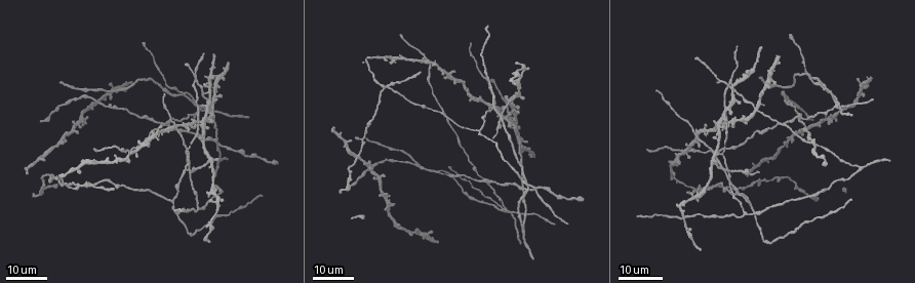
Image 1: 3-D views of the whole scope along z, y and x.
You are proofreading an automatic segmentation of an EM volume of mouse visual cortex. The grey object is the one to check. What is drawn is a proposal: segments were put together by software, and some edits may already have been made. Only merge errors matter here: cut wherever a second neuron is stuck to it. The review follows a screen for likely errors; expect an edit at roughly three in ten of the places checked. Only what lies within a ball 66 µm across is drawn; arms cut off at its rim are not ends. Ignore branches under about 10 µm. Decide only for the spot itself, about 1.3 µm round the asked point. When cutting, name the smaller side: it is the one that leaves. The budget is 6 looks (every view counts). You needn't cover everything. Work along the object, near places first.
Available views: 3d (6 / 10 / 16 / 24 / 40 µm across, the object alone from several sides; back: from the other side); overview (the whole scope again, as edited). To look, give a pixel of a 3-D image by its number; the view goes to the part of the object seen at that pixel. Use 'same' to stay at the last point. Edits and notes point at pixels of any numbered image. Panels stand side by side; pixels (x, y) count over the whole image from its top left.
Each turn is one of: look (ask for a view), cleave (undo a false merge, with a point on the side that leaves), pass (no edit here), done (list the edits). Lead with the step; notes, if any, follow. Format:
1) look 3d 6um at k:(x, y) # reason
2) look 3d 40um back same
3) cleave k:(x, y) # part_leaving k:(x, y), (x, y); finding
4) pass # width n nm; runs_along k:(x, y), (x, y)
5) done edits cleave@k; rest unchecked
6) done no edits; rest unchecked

look 3d 16um at 1:(516, 97)

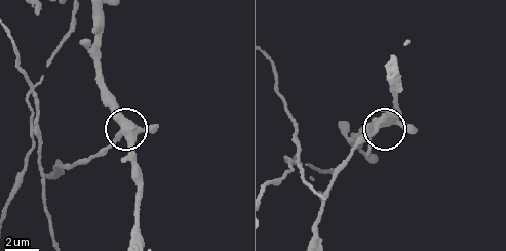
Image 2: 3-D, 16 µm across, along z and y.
look 3d 10um at 2:(121, 136) # closer look

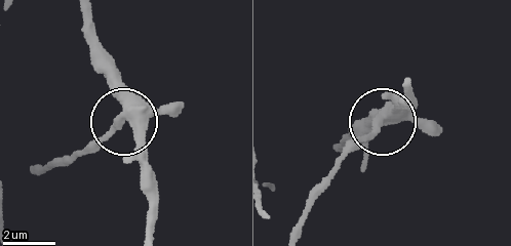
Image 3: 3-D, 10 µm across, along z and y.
cleave 3:(97, 139) # part_leaving 3:(378, 119), (345, 156), (300, 229); a second neuron is stuck on

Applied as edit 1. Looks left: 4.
look 3d 16um at 1:(749, 204) # three arms meet

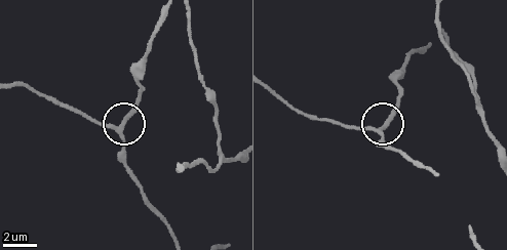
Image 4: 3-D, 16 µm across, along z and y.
look 3d 6um at 4:(120, 129)

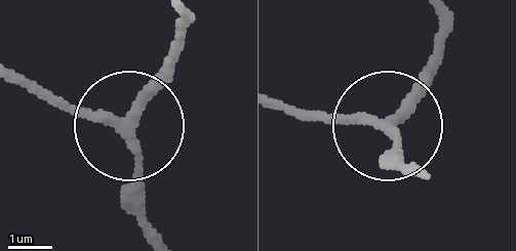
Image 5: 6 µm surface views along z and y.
look 3d 6um back at 5:(388, 122)

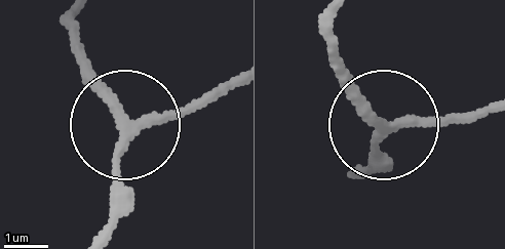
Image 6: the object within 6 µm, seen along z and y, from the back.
pass # width 210 nm; runs_along 6:(488, 114), (392, 124), (377, 168); all the same neuron

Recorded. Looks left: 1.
done edits cleave@3; rest unchecked

